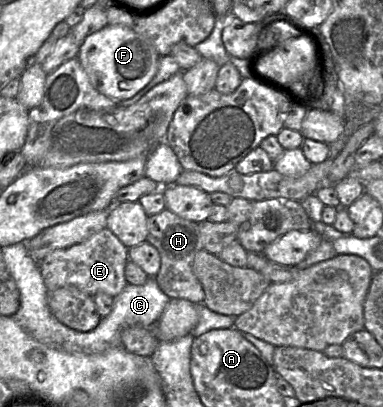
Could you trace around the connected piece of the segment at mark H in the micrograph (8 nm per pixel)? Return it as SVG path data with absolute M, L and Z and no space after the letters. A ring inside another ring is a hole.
M164 209L148 217L147 242L153 245L160 254L160 269L154 277L160 289L170 299L178 298L195 304L203 303L205 293L192 268L196 254L203 250L199 236L199 223L183 219L170 210Z

